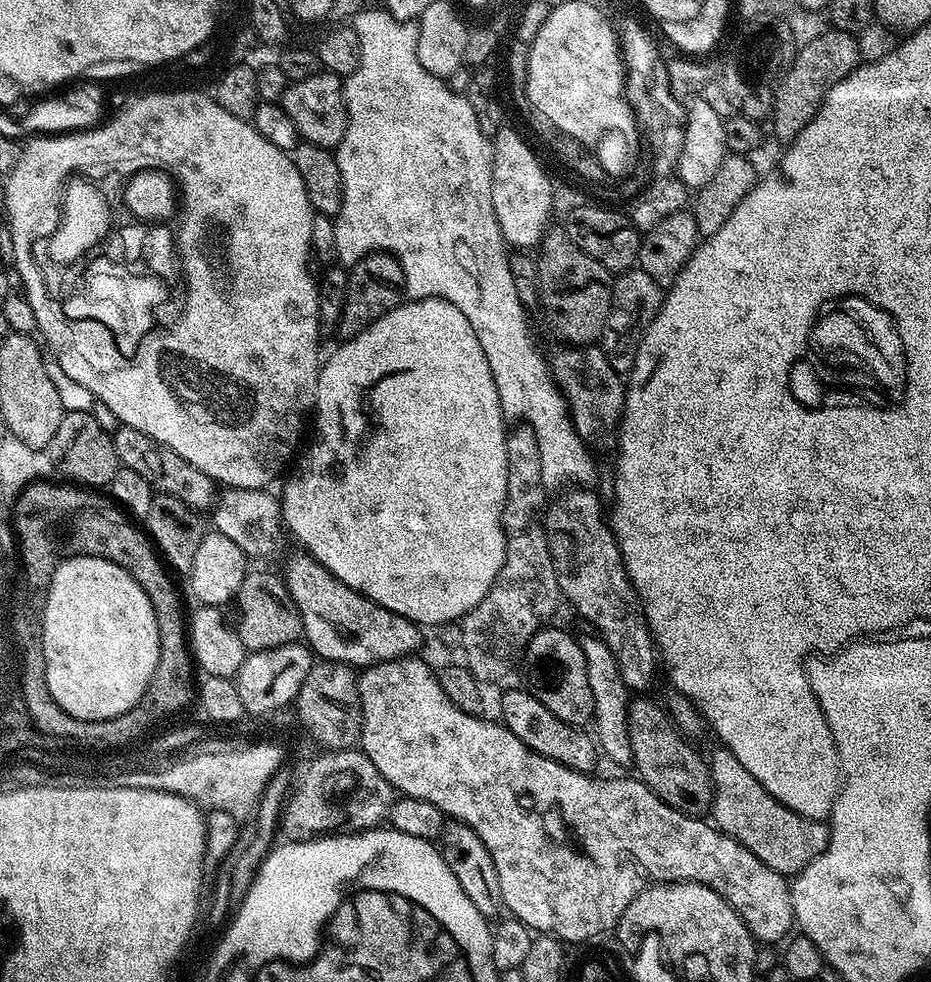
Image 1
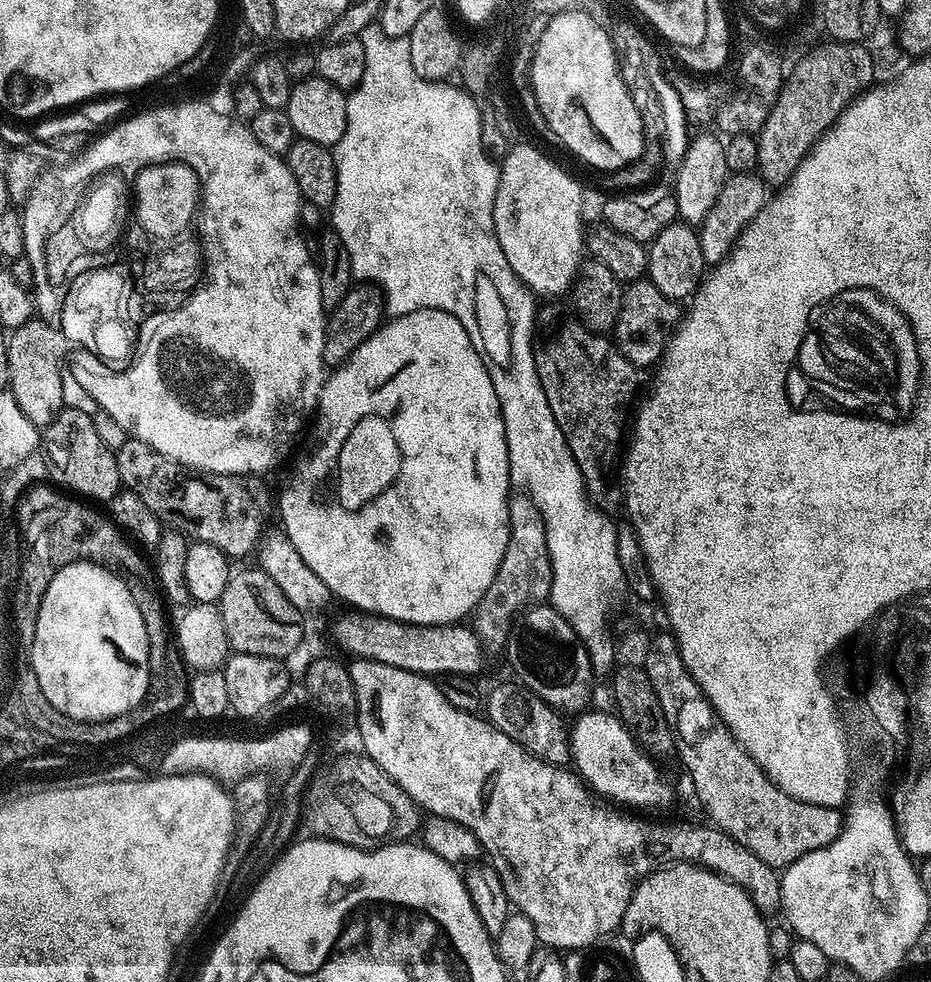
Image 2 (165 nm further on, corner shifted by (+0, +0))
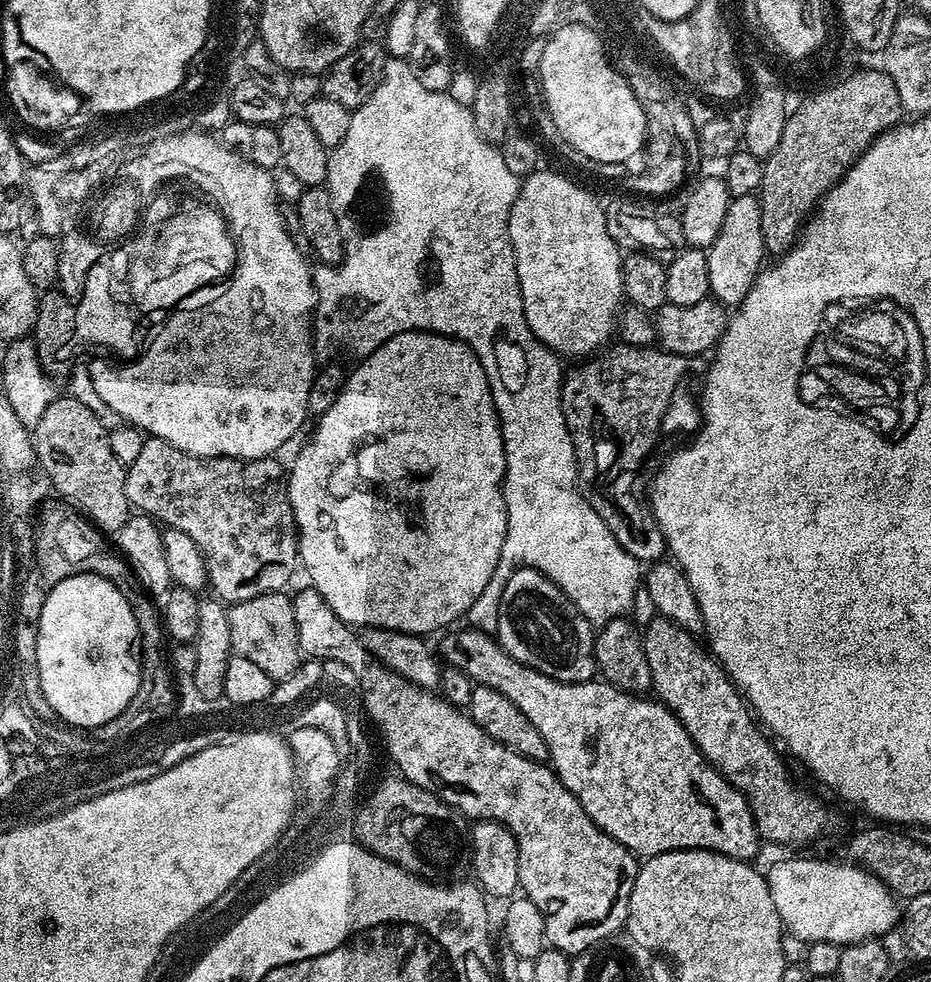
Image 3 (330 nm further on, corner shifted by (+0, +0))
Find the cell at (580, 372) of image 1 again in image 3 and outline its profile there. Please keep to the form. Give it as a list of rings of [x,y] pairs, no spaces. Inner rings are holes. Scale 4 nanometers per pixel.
[[[623,342],[617,345],[617,348],[607,349],[608,356],[593,355],[577,363],[580,364],[577,368],[563,373],[560,386],[562,414],[574,442],[579,479],[585,489],[589,488],[586,495],[598,518],[606,522],[622,550],[641,562],[655,562],[665,555],[666,545],[662,530],[645,503],[645,489],[651,485],[658,471],[657,465],[651,464],[652,455],[663,440],[672,440],[683,432],[695,433],[702,423],[702,408],[688,389],[688,375],[692,372],[688,365],[691,364],[689,357],[666,352],[656,346],[639,348]]]

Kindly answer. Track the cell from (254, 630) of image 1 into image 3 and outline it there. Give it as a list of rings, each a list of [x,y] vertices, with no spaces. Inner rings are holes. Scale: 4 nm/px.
[[[281,590],[238,602],[228,608],[230,642],[235,655],[255,662],[274,682],[292,676],[302,661],[298,646],[298,626],[294,626],[292,596]]]

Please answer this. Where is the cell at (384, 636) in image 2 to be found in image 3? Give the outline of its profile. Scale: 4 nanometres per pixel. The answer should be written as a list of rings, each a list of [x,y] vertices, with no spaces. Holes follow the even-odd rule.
[[[464,626],[461,632],[451,632],[449,631],[447,633],[449,636],[440,644],[445,658],[448,659],[445,661],[451,667],[465,672],[471,678],[473,685],[482,688],[493,688],[494,690],[498,690],[498,694],[506,694],[506,698],[510,698],[510,702],[514,702],[514,706],[518,706],[518,710],[522,710],[522,714],[526,714],[526,718],[530,718],[530,722],[534,722],[534,727],[538,729],[538,734],[542,734],[542,738],[546,738],[548,760],[556,775],[559,776],[561,782],[574,794],[574,798],[578,798],[578,802],[582,806],[584,813],[606,835],[614,838],[622,846],[629,848],[632,853],[640,858],[657,856],[663,852],[677,852],[683,848],[704,848],[707,852],[721,852],[723,856],[729,856],[735,860],[743,860],[745,862],[755,861],[756,851],[762,847],[762,844],[760,834],[756,831],[756,823],[752,817],[752,810],[748,805],[748,799],[725,778],[719,769],[709,764],[708,759],[698,750],[698,746],[694,746],[690,734],[686,734],[682,722],[665,704],[661,704],[659,699],[651,698],[652,700],[644,700],[648,698],[640,694],[623,692],[621,688],[615,688],[613,684],[609,684],[600,678],[583,680],[577,684],[567,684],[561,680],[550,678],[546,674],[542,674],[522,662],[518,662],[500,645],[495,635],[480,632],[471,626]]]

